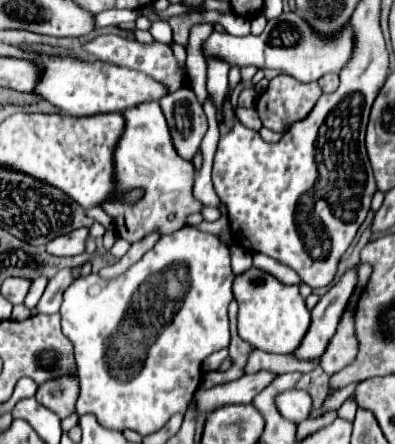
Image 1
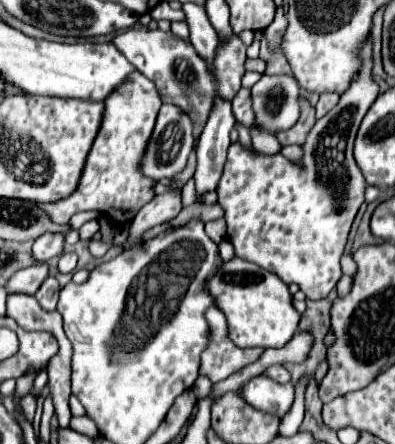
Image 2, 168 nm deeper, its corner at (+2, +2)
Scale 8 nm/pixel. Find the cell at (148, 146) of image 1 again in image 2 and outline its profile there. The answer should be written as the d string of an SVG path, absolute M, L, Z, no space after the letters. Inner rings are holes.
M134 72L132 80L120 84L120 88L116 88L116 92L112 92L112 96L108 96L108 100L104 102L100 132L92 142L92 152L88 152L88 160L84 162L84 172L80 176L76 192L58 202L38 204L38 208L44 210L56 224L68 224L74 212L84 210L96 210L100 214L106 214L116 220L116 224L130 222L136 212L154 198L152 188L156 182L140 174L138 158L148 144L160 106L162 100L156 92L156 86L140 72Z

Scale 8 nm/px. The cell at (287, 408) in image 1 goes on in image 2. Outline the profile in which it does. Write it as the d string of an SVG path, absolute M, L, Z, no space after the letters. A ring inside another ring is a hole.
M260 374L244 384L240 396L244 396L244 402L260 412L284 416L292 406L294 386L292 382L278 384L268 376Z

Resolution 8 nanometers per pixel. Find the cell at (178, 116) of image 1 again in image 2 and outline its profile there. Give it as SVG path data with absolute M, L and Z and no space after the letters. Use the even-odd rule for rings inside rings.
M162 104L148 148L144 150L144 156L140 158L140 172L144 172L144 176L156 182L162 178L172 178L186 166L190 150L192 150L192 120L180 108L172 104Z

